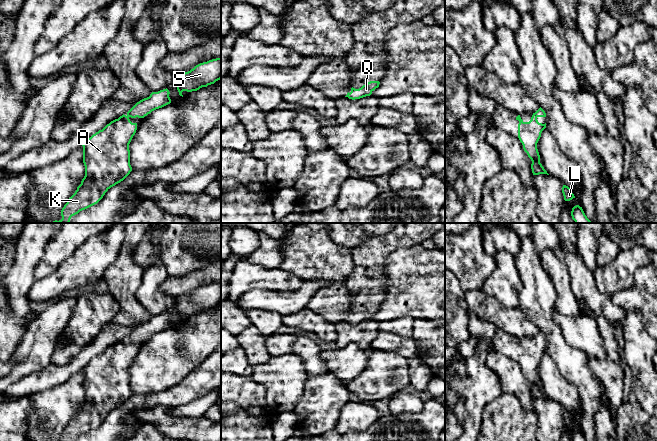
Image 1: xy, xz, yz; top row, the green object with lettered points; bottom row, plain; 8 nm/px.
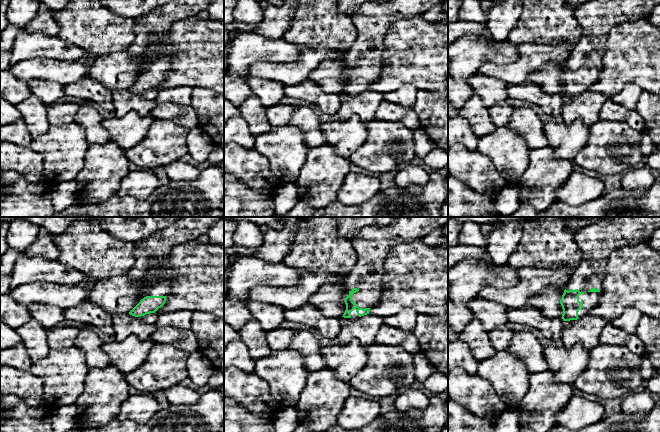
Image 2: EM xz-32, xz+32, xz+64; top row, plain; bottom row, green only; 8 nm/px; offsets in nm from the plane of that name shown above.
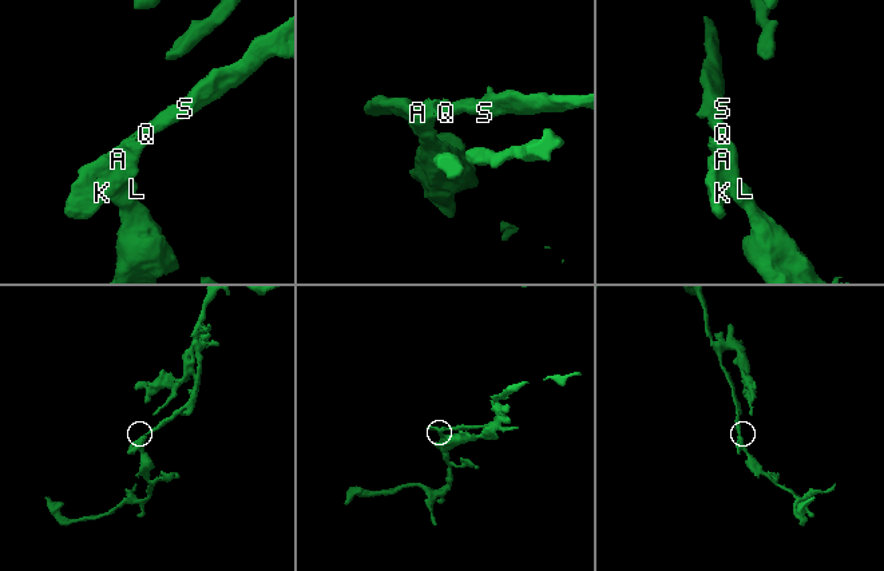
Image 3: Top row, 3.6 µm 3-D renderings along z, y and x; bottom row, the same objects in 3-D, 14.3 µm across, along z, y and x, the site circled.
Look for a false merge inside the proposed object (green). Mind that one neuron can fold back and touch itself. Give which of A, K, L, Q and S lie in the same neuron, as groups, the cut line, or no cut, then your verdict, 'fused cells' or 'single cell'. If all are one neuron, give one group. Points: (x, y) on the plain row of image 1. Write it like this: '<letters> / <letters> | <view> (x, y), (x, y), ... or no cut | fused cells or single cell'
A K L Q S | no cut | single cell

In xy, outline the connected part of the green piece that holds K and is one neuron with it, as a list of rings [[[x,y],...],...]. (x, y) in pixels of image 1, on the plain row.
[[[167,312],[152,316],[149,321],[137,326],[126,339],[111,345],[82,369],[85,400],[62,432],[62,441],[72,441],[97,428],[111,411],[130,398],[129,368],[136,357],[137,347],[132,347],[129,342],[144,342],[170,328],[169,318]]]

